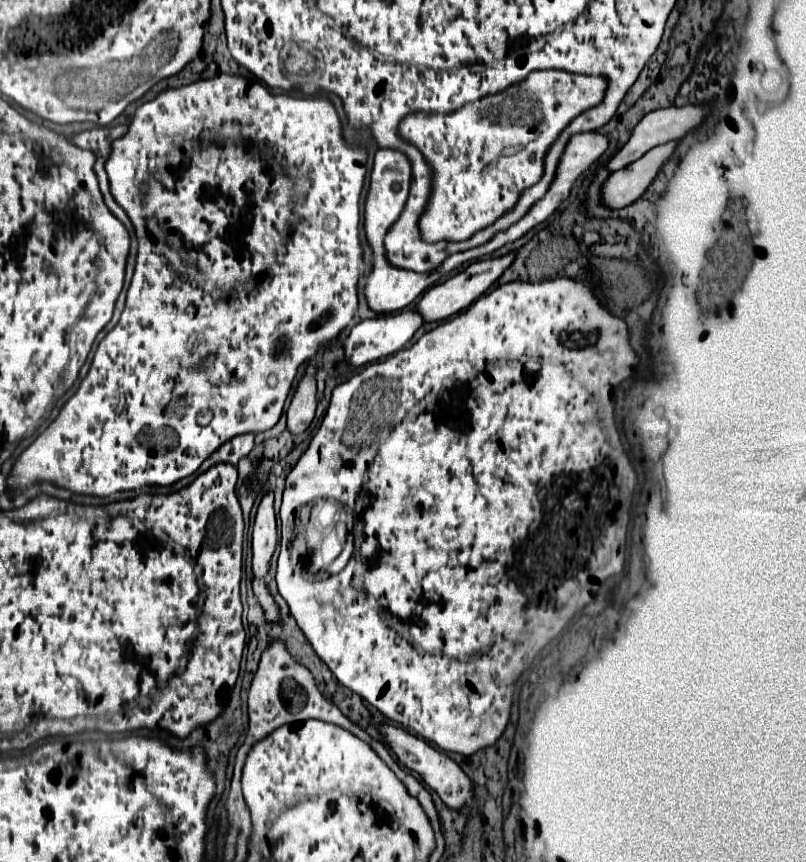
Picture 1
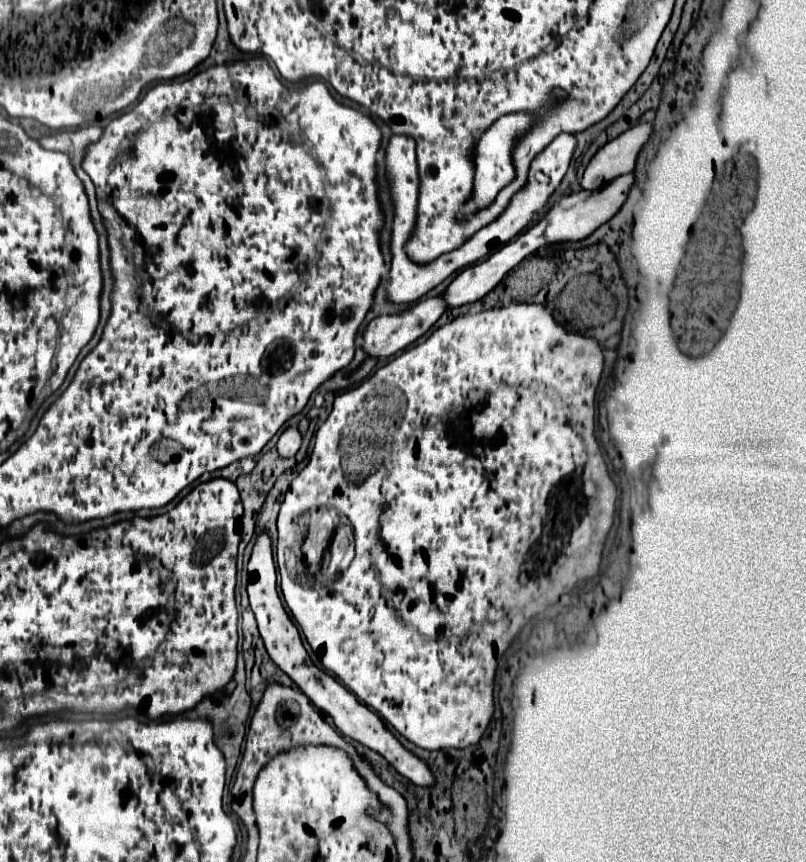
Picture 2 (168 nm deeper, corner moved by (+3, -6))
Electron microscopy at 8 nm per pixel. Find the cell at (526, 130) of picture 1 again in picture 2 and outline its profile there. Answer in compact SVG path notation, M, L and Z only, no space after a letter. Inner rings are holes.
M514 113L514 115L506 115L500 117L498 121L494 121L478 139L478 145L474 147L474 185L472 185L472 195L468 197L468 201L464 203L460 217L462 219L470 219L474 213L478 213L478 209L486 209L490 207L490 203L494 203L496 195L500 193L500 189L504 189L506 185L510 185L514 181L516 169L512 163L512 153L514 153L514 143L518 143L520 135L524 135L526 131L530 131L530 127L534 127L534 115L522 115L522 113Z

